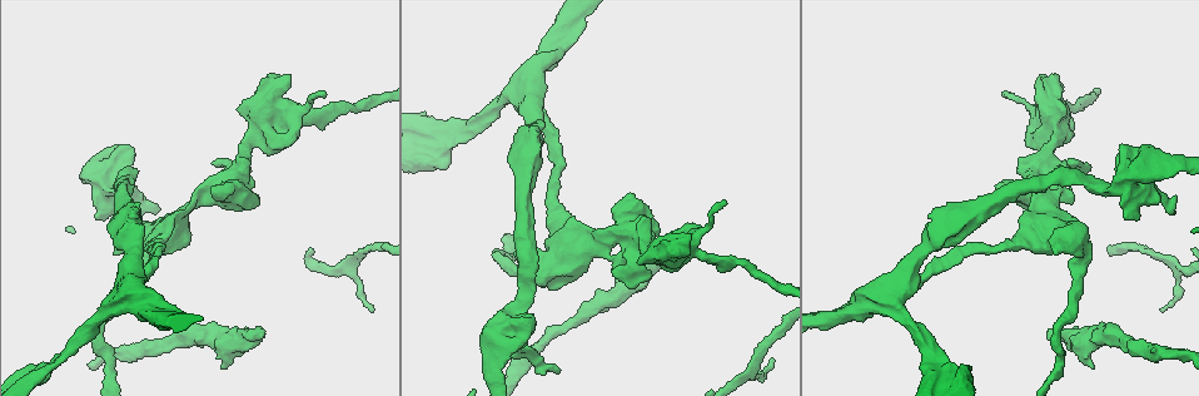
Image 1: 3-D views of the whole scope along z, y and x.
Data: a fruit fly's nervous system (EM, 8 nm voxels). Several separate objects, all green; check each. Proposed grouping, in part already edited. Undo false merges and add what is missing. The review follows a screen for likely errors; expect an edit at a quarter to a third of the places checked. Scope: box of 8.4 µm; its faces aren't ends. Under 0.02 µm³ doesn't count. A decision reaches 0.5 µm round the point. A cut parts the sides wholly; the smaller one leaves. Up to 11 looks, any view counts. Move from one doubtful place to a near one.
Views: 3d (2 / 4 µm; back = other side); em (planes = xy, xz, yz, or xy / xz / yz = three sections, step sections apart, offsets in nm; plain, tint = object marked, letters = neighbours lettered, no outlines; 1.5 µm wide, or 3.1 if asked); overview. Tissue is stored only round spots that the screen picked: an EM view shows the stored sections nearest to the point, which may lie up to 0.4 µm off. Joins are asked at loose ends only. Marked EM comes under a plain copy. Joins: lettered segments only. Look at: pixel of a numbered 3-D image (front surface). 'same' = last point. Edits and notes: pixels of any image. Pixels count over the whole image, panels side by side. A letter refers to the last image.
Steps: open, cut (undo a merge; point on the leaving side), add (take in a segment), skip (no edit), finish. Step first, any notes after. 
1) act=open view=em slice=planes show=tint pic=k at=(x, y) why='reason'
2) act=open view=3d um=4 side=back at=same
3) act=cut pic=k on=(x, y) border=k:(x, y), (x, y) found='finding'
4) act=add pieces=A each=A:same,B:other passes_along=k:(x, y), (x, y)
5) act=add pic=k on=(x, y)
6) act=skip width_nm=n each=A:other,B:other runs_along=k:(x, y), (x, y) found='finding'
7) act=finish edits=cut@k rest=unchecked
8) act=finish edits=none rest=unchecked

act=open view=em slice=planes show=letters pic=1 at=(485, 371) why='branch stops here'

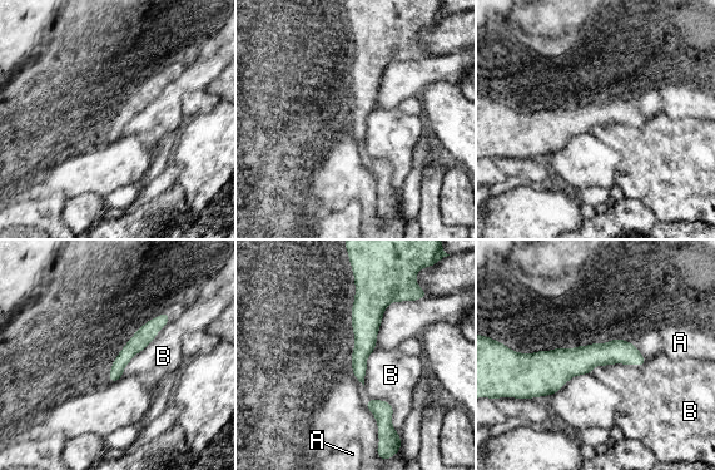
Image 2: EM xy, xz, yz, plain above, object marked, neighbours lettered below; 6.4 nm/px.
act=skip each=A:other,B:other found='none of them fits'

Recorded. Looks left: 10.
act=open view=em slice=planes show=tint pic=1 at=(264, 336) why='an open end'

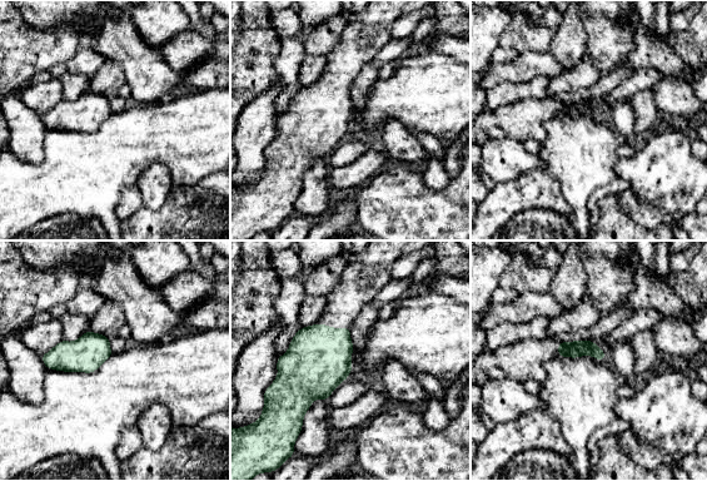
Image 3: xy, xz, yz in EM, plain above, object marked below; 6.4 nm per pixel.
act=open view=em slice=planes show=letters at=same why='see the neighbours'

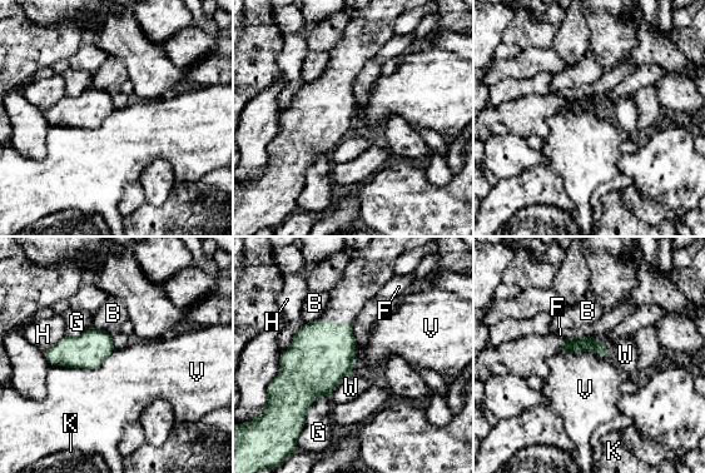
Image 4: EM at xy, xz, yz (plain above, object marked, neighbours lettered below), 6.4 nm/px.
act=skip longest_contact=V:440nm each=B:other,F:other,G:other,H:other,K:other,V:other,W:other found='no lettered segment goes on from it'

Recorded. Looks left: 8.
act=open view=em slice=planes show=letters pic=1 at=(238, 110) why='free end'

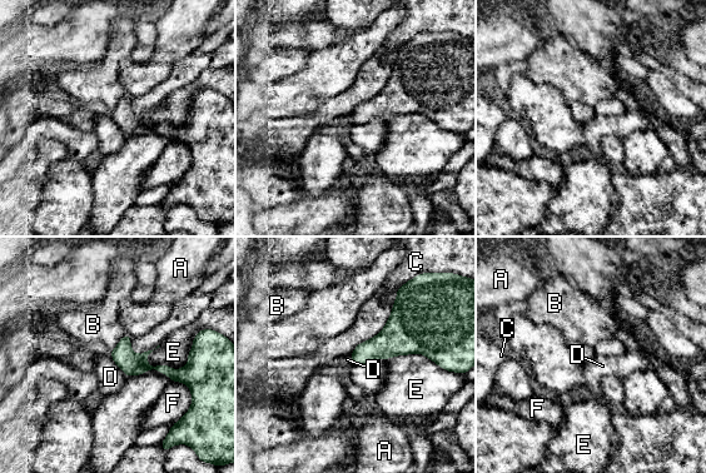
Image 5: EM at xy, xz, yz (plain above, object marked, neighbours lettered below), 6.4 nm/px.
act=skip each=A:other,B:other,C:other,D:other,E:other,F:other runs_along=5:(114, 352), (169, 372), (190, 363) found='no lettered segment goes on from it'

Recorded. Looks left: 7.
act=open view=em slice=xz step=8 show=tint pic=1 at=(1072, 200) why='branch stops here'

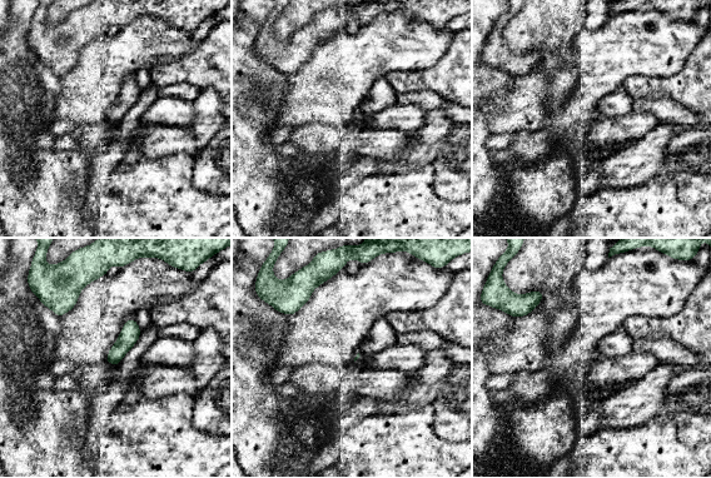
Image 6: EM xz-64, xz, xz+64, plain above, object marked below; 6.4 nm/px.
act=open view=em slice=planes show=letters at=same

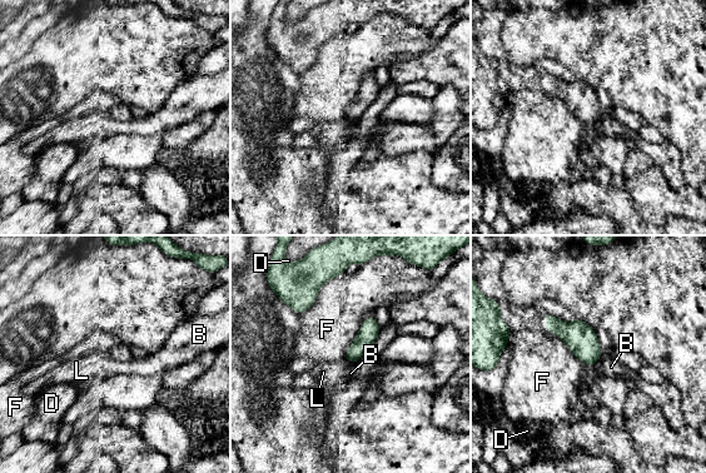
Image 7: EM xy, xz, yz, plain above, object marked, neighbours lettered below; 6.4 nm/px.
act=skip each=B:other,D:other,F:other,L:other border=7:(346, 270), (331, 278), (299, 314) found='none of them fits'

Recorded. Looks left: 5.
act=finish edits=none rest=unchecked

